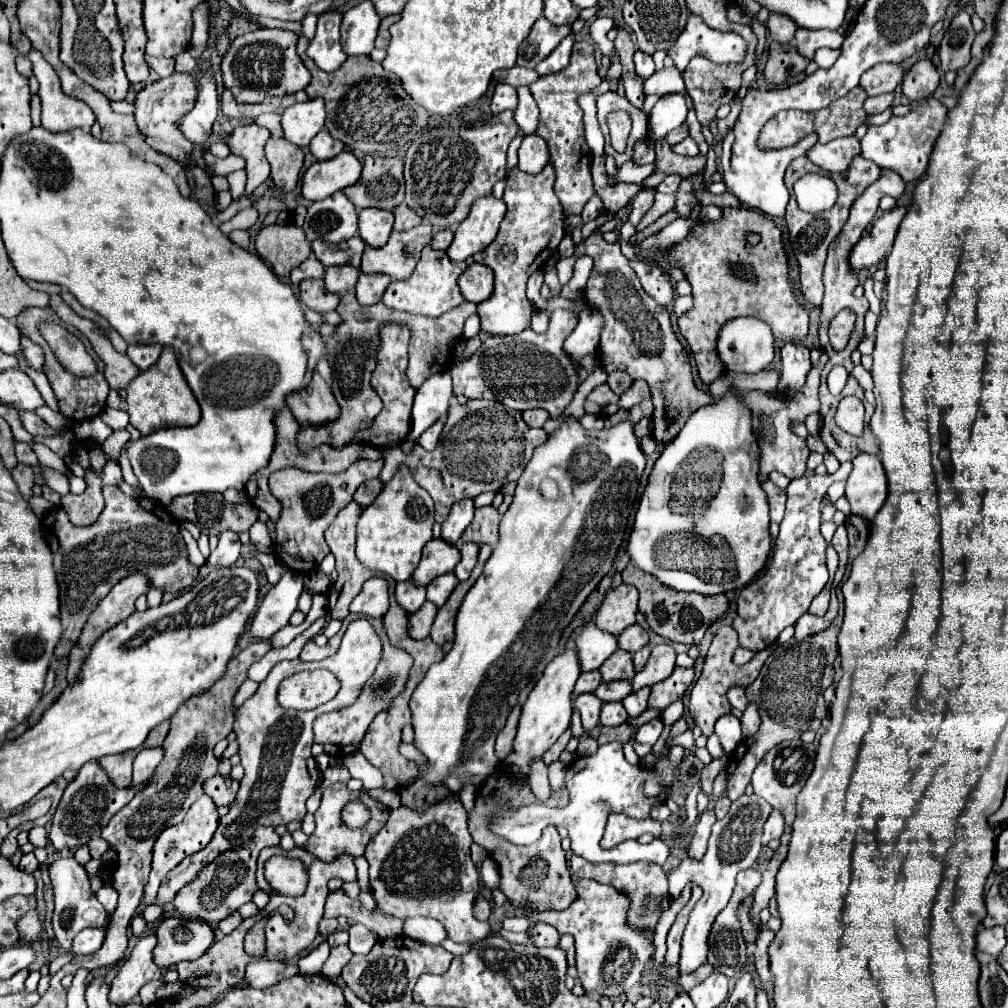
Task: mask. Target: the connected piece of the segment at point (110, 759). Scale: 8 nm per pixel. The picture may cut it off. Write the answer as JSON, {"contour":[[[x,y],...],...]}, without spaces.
{"contour":[[[131,750],[127,754],[115,754],[115,756],[107,756],[107,758],[99,760],[99,766],[109,776],[113,786],[125,788],[131,784],[131,766],[133,766],[133,760],[137,754],[139,754],[139,750]]]}

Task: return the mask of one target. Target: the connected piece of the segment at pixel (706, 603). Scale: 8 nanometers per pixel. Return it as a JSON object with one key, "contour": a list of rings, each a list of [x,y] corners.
{"contour":[[[627,564],[623,570],[623,582],[631,584],[639,590],[639,612],[647,618],[649,628],[667,640],[681,642],[687,646],[699,644],[703,640],[707,628],[715,620],[719,620],[721,614],[729,606],[725,594],[699,596],[693,592],[677,592],[669,586],[663,586],[657,578],[651,578],[649,574],[643,574],[641,570],[635,570],[635,566],[631,566],[631,564]]]}

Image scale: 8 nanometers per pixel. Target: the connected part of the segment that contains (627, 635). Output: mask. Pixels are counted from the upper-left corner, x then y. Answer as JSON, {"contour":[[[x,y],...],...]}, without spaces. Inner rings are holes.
{"contour":[[[633,624],[633,626],[629,626],[629,628],[617,638],[617,642],[619,642],[619,648],[621,648],[621,650],[635,654],[637,650],[641,650],[641,648],[649,642],[649,636],[647,636],[647,632],[645,632],[639,624]]]}

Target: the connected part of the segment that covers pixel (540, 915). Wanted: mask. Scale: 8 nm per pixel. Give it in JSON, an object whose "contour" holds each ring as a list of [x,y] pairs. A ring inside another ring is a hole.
{"contour":[[[591,880],[575,882],[577,900],[565,910],[527,910],[531,920],[543,920],[555,926],[561,934],[571,934],[577,948],[577,974],[587,992],[597,992],[601,996],[619,998],[629,990],[645,970],[649,958],[653,956],[653,934],[639,932],[625,926],[625,912],[629,900],[615,888]]]}

